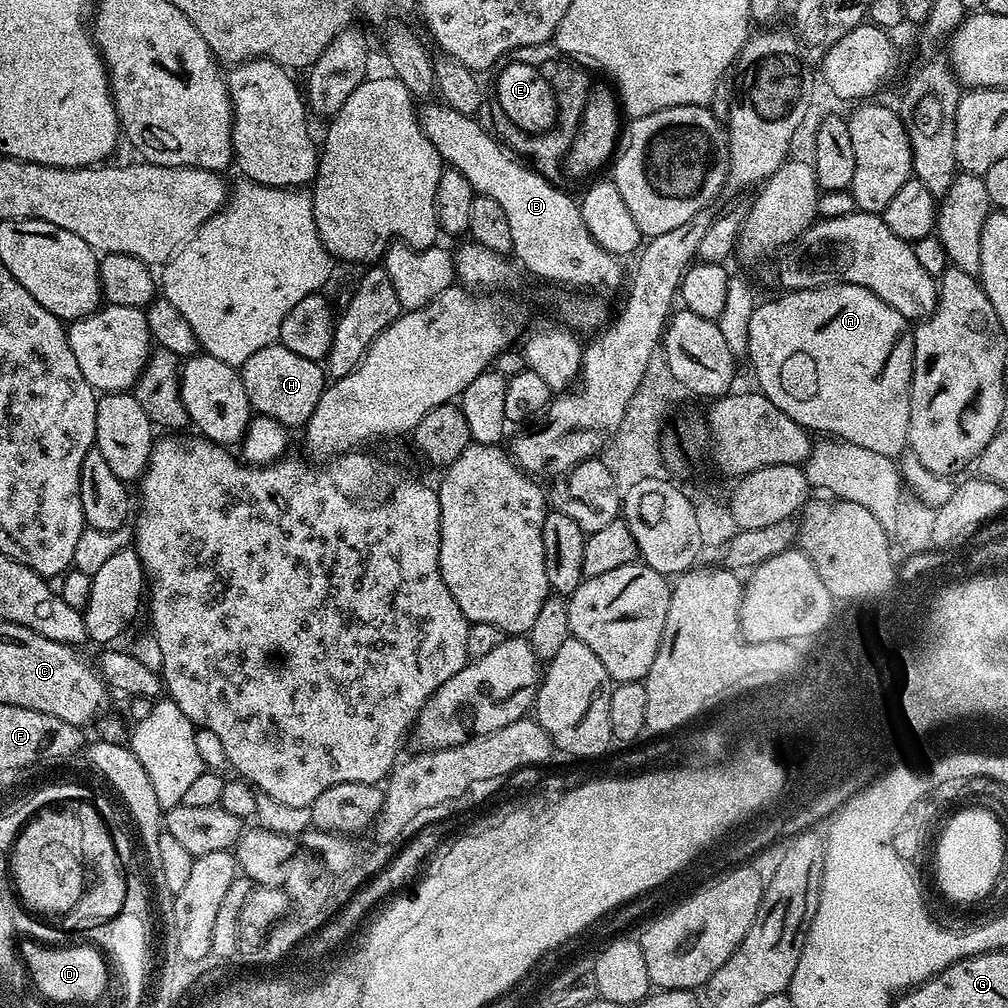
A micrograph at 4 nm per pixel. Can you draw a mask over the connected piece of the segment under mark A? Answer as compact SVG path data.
M823 284L821 288L807 288L806 290L785 291L784 296L776 296L765 304L757 303L750 317L749 346L746 360L752 363L752 372L756 375L759 391L763 392L786 418L794 418L809 433L824 432L825 437L835 438L837 441L852 443L863 449L874 450L877 454L899 458L908 448L908 431L910 430L910 394L912 393L912 363L914 362L914 346L912 345L913 329L909 321L904 319L894 306L882 302L878 294L866 290L862 286L853 284Z

